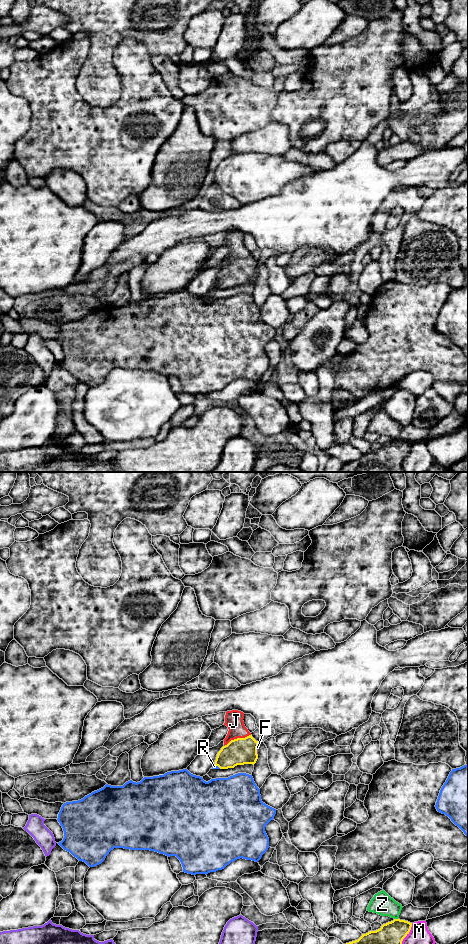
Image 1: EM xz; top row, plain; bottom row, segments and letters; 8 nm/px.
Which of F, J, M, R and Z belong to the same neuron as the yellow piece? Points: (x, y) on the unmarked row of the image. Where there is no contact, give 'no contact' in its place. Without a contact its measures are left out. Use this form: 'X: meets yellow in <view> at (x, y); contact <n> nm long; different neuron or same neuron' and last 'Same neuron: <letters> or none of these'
F: meets yellow in xz at (256, 268); contact 110 nm long; different neuron
J: meets yellow in xz at (237, 258); contact 240 nm long; same neuron
M: meets yellow in xz at (405, 456); contact 240 nm long; different neuron
R: meets yellow in xz at (217, 285); contact 70 nm long; different neuron
Z: meets yellow in xz at (396, 439); contact 30 nm long; different neuron
Same neuron: J

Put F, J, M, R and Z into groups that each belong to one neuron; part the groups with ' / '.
F / J / M / R / Z

